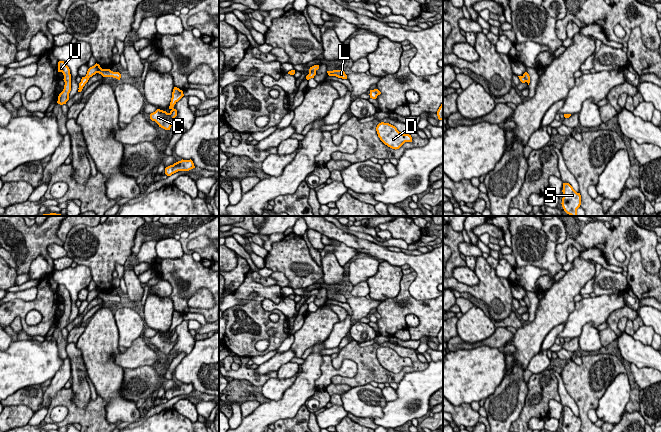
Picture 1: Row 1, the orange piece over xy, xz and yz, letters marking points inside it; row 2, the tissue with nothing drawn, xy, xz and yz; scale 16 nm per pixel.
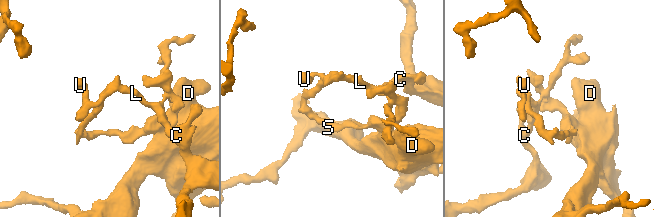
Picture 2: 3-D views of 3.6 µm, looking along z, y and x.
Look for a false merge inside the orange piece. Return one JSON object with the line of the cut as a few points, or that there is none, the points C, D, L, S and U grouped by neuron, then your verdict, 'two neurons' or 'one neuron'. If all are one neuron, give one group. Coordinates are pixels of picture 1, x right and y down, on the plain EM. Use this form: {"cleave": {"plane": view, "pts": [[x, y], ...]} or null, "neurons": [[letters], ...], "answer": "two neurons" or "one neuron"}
{"cleave": {"plane": "xy", "pts": [[100, 291], [96, 296]]}, "neurons": [["C", "L", "U"], ["D", "S"]], "answer": "two neurons"}

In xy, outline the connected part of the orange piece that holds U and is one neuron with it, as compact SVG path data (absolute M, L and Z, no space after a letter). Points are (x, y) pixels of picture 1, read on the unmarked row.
M64 285L58 286L58 296L63 297L65 309L63 315L58 320L57 327L63 329L69 324L69 317L71 315L71 298L69 291Z

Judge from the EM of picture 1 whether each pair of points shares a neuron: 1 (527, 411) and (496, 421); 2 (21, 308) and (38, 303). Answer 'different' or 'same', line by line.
1: different
2: same

